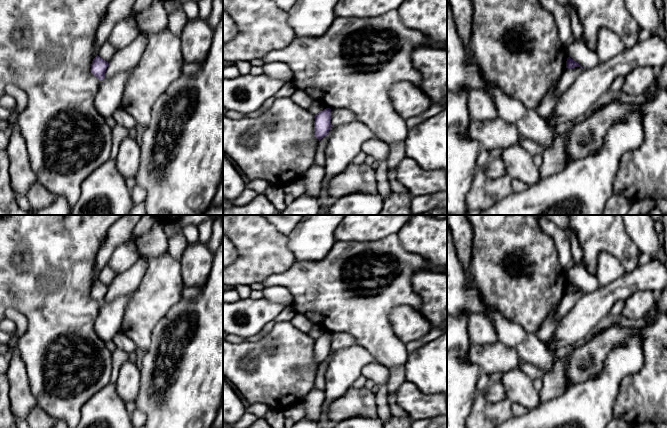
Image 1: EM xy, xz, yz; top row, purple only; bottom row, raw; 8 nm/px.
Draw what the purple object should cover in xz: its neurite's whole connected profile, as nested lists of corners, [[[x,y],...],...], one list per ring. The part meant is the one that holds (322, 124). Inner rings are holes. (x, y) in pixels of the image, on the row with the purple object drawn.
[[[326,108],[315,115],[314,131],[315,137],[319,141],[328,134],[331,125],[331,109]]]

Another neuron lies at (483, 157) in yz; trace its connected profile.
[[[485,148],[480,149],[479,155],[477,157],[476,172],[480,170],[481,168],[485,167],[485,165],[489,161],[490,159],[489,152],[490,151]]]

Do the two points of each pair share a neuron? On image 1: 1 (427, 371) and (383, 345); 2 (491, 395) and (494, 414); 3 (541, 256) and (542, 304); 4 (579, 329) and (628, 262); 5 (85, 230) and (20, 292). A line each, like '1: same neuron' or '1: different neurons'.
1: different neurons
2: different neurons
3: same neuron
4: different neurons
5: same neuron

